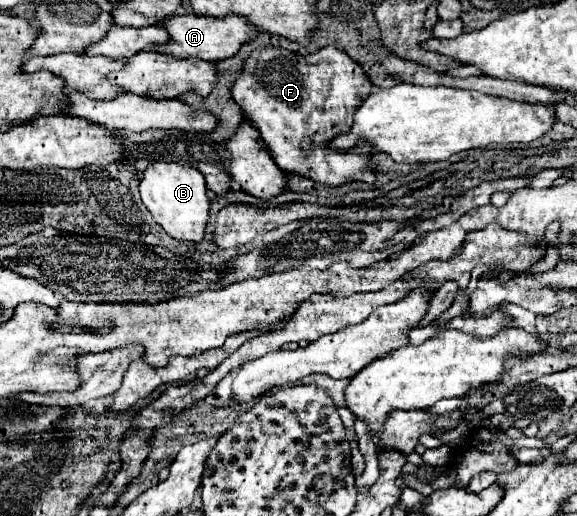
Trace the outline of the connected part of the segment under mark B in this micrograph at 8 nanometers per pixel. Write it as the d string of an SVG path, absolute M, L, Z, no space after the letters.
M153 162L145 172L139 184L141 200L147 210L153 214L155 222L175 240L201 242L205 226L209 222L209 198L203 174L191 166L177 162Z

